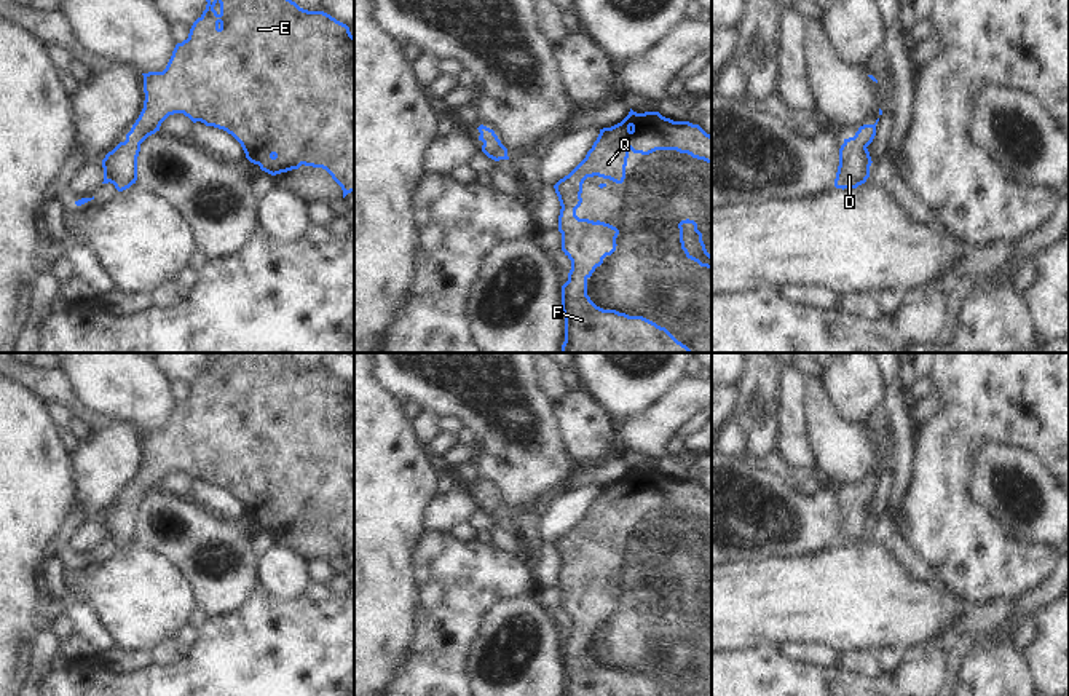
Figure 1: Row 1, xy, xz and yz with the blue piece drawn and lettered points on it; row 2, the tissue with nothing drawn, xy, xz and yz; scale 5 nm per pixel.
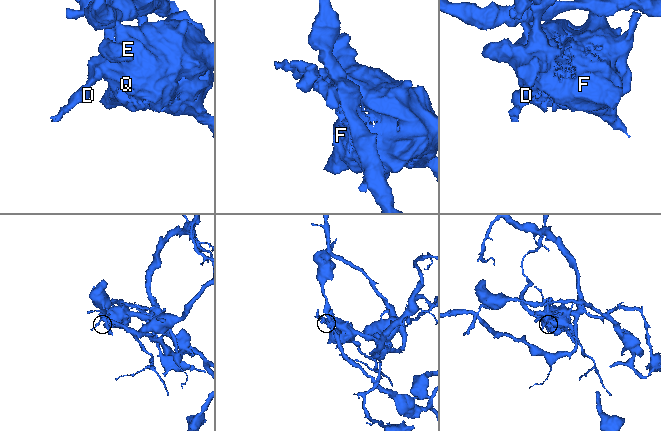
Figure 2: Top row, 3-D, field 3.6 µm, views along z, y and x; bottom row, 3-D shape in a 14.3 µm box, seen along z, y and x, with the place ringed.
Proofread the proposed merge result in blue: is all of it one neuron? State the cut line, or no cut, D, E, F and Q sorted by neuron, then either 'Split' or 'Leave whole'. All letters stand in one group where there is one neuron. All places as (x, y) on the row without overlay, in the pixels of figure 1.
No split. Groups: D E F Q. Leave whole

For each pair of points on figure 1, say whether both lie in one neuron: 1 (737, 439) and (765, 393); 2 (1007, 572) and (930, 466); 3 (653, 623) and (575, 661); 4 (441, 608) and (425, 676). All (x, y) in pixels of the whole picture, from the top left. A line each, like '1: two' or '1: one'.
1: two
2: one
3: one
4: one

